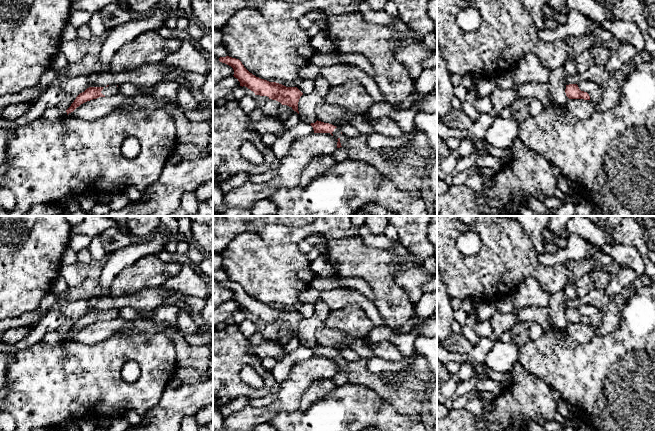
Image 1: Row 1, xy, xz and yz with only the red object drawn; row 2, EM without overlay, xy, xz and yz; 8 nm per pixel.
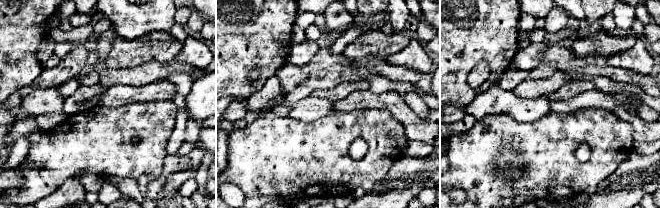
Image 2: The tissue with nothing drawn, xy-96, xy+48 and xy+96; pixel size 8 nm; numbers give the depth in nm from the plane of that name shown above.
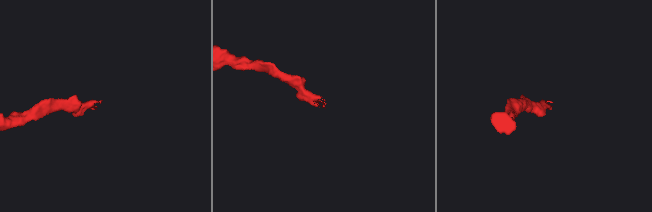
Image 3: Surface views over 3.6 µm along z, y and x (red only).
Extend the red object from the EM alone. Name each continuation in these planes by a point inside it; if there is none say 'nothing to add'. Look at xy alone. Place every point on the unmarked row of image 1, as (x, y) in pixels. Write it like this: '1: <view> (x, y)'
1: xy (112, 313)

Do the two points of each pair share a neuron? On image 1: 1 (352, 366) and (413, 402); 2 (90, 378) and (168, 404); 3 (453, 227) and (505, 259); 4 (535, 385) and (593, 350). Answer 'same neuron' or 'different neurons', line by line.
1: same neuron
2: different neurons
3: same neuron
4: different neurons

